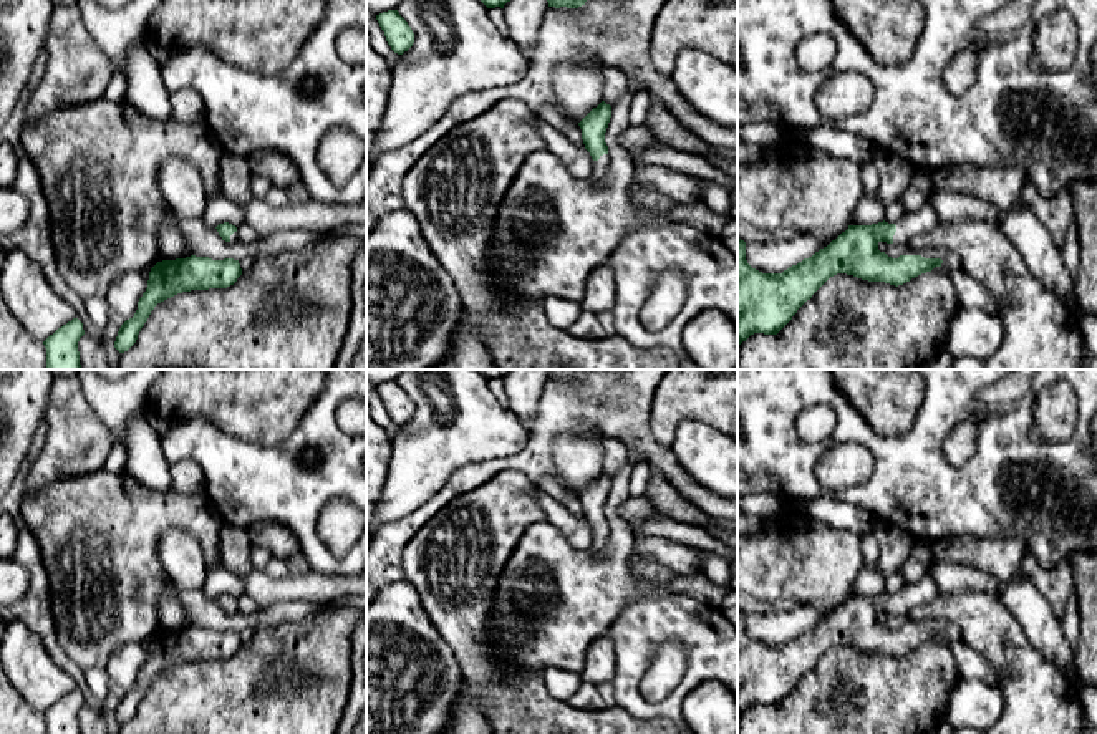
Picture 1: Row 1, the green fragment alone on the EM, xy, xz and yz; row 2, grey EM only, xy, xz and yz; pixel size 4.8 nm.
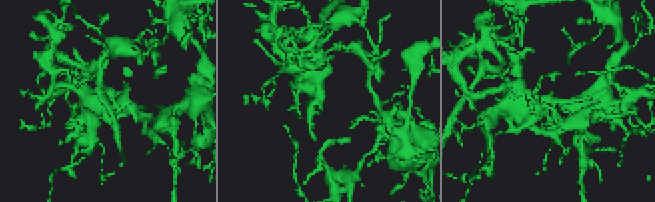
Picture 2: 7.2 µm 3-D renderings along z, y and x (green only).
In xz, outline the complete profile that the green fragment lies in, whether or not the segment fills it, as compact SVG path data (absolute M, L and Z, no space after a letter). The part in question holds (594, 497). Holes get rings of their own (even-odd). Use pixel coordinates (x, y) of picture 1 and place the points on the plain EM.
M602 472L580 494L585 520L593 530L592 548L600 552L606 547L610 537L608 517L605 504L611 489L611 477Z

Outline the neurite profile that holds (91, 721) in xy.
M83 706L78 712L80 734L109 734L104 716L88 706Z

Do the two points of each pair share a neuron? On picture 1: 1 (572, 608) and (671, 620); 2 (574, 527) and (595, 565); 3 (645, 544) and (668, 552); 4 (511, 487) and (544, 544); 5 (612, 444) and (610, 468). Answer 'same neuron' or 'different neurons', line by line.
1: different neurons
2: different neurons
3: same neuron
4: different neurons
5: same neuron

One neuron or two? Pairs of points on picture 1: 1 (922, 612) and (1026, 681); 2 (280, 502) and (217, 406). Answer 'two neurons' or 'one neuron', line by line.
1: one neuron
2: two neurons

